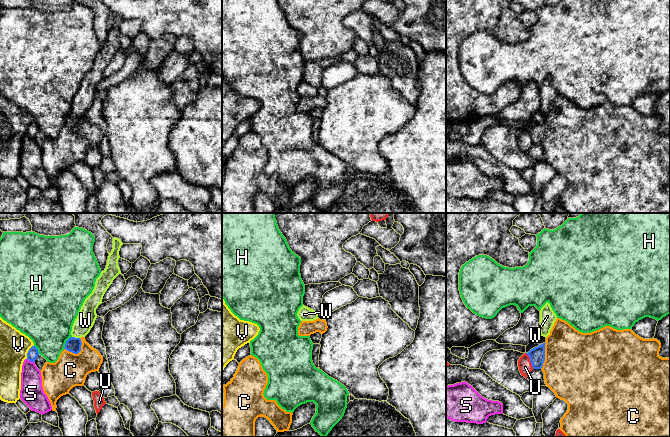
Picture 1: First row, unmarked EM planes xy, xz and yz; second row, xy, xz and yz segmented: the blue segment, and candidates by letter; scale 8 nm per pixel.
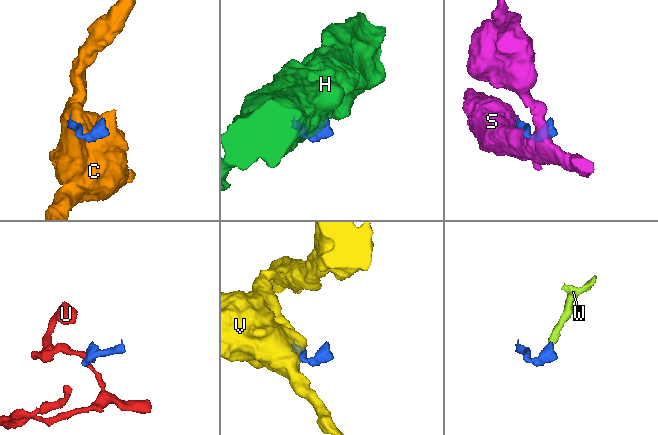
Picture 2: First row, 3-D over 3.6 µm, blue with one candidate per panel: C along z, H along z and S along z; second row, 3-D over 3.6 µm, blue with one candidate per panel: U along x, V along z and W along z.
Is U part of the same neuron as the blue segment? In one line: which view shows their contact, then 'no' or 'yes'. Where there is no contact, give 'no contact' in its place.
meets blue in yz; no

